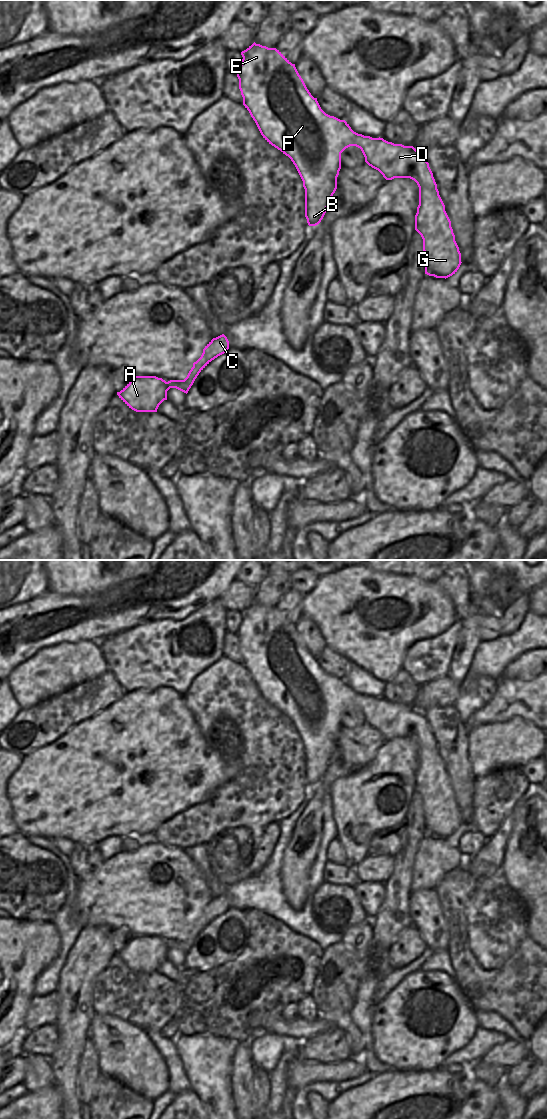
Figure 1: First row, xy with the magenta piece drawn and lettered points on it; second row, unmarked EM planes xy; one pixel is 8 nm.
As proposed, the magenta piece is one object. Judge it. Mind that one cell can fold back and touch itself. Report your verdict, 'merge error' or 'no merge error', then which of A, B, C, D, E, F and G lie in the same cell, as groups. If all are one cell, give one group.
no merge error | A B C D E F G

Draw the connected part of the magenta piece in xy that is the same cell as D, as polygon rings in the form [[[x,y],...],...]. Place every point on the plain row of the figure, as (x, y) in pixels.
[[[255,602],[241,612],[243,617],[237,637],[243,665],[249,671],[263,698],[288,716],[295,725],[305,749],[305,777],[309,786],[323,779],[331,757],[337,749],[341,713],[350,706],[361,709],[365,722],[378,730],[386,740],[410,738],[419,747],[419,765],[415,790],[423,799],[425,834],[448,838],[461,825],[461,813],[455,801],[451,781],[439,755],[437,744],[424,715],[413,706],[394,704],[383,698],[372,698],[354,692],[345,680],[326,674],[292,624],[276,608]]]

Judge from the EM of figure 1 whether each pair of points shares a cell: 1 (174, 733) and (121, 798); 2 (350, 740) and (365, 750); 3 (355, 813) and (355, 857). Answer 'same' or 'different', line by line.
1: same
2: same
3: same

